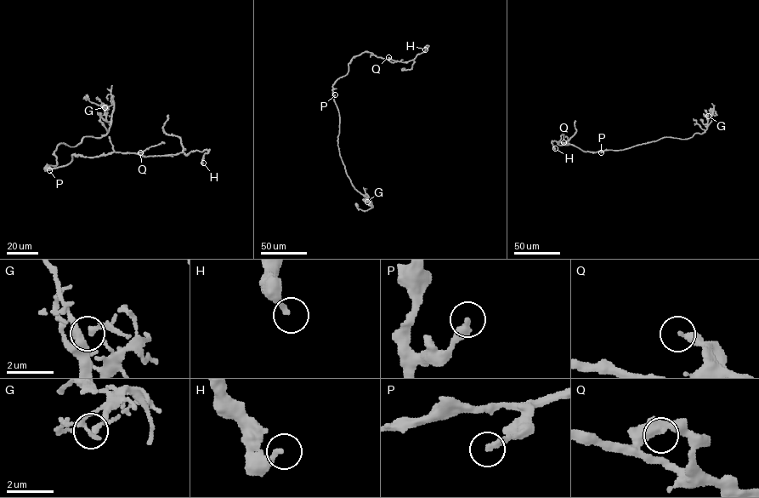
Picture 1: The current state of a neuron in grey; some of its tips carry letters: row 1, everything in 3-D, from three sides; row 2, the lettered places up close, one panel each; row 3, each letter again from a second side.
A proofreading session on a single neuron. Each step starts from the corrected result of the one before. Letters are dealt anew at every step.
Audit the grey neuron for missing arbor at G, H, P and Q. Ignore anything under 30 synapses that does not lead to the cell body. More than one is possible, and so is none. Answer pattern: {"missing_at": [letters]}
{"missing_at": []}

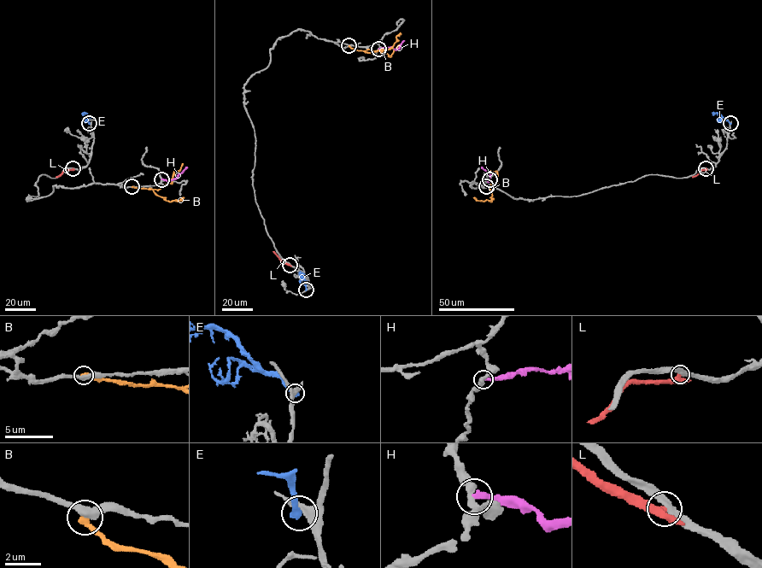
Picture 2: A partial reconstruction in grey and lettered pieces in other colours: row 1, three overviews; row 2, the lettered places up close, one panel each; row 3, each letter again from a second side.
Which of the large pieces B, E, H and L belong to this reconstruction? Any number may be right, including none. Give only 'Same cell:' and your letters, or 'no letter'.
Same cell: no letter

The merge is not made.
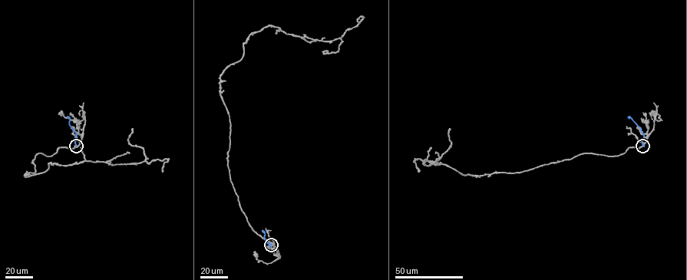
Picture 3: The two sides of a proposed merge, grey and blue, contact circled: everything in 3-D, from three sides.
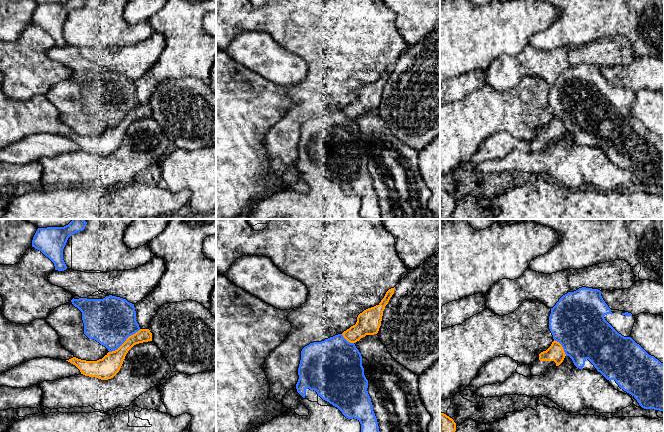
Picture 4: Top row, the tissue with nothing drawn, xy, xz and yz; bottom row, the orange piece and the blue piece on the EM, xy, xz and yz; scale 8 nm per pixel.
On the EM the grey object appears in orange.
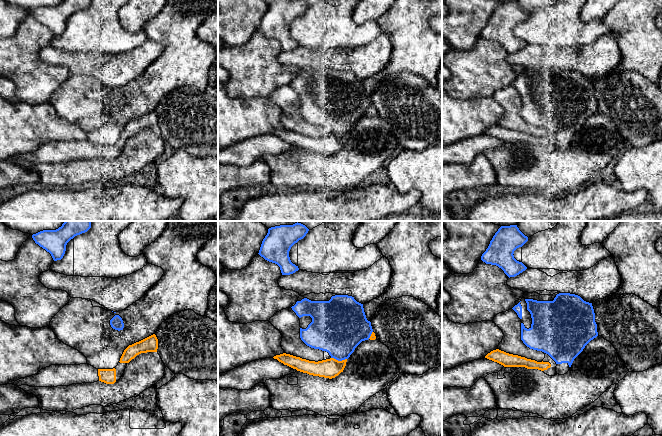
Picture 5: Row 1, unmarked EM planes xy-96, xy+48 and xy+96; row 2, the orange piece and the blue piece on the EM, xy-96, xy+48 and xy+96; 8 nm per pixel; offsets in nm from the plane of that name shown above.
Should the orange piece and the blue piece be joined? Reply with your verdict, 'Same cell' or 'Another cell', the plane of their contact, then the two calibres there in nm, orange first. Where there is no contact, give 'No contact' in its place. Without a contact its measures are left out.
Another cell. Touches orange in xy. Thickness 170 nm (orange) against 380 nm

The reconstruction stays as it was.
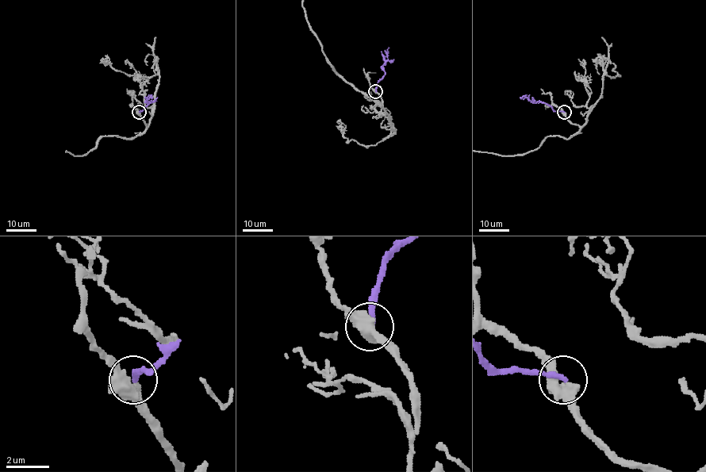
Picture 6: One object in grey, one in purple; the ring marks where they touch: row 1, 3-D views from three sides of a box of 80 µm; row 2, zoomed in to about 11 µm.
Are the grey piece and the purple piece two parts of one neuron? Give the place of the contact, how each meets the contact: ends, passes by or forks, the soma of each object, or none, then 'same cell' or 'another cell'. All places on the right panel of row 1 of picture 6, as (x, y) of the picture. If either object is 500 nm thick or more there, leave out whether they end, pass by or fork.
place (564, 112); soma grey none; soma purple none; same cell

